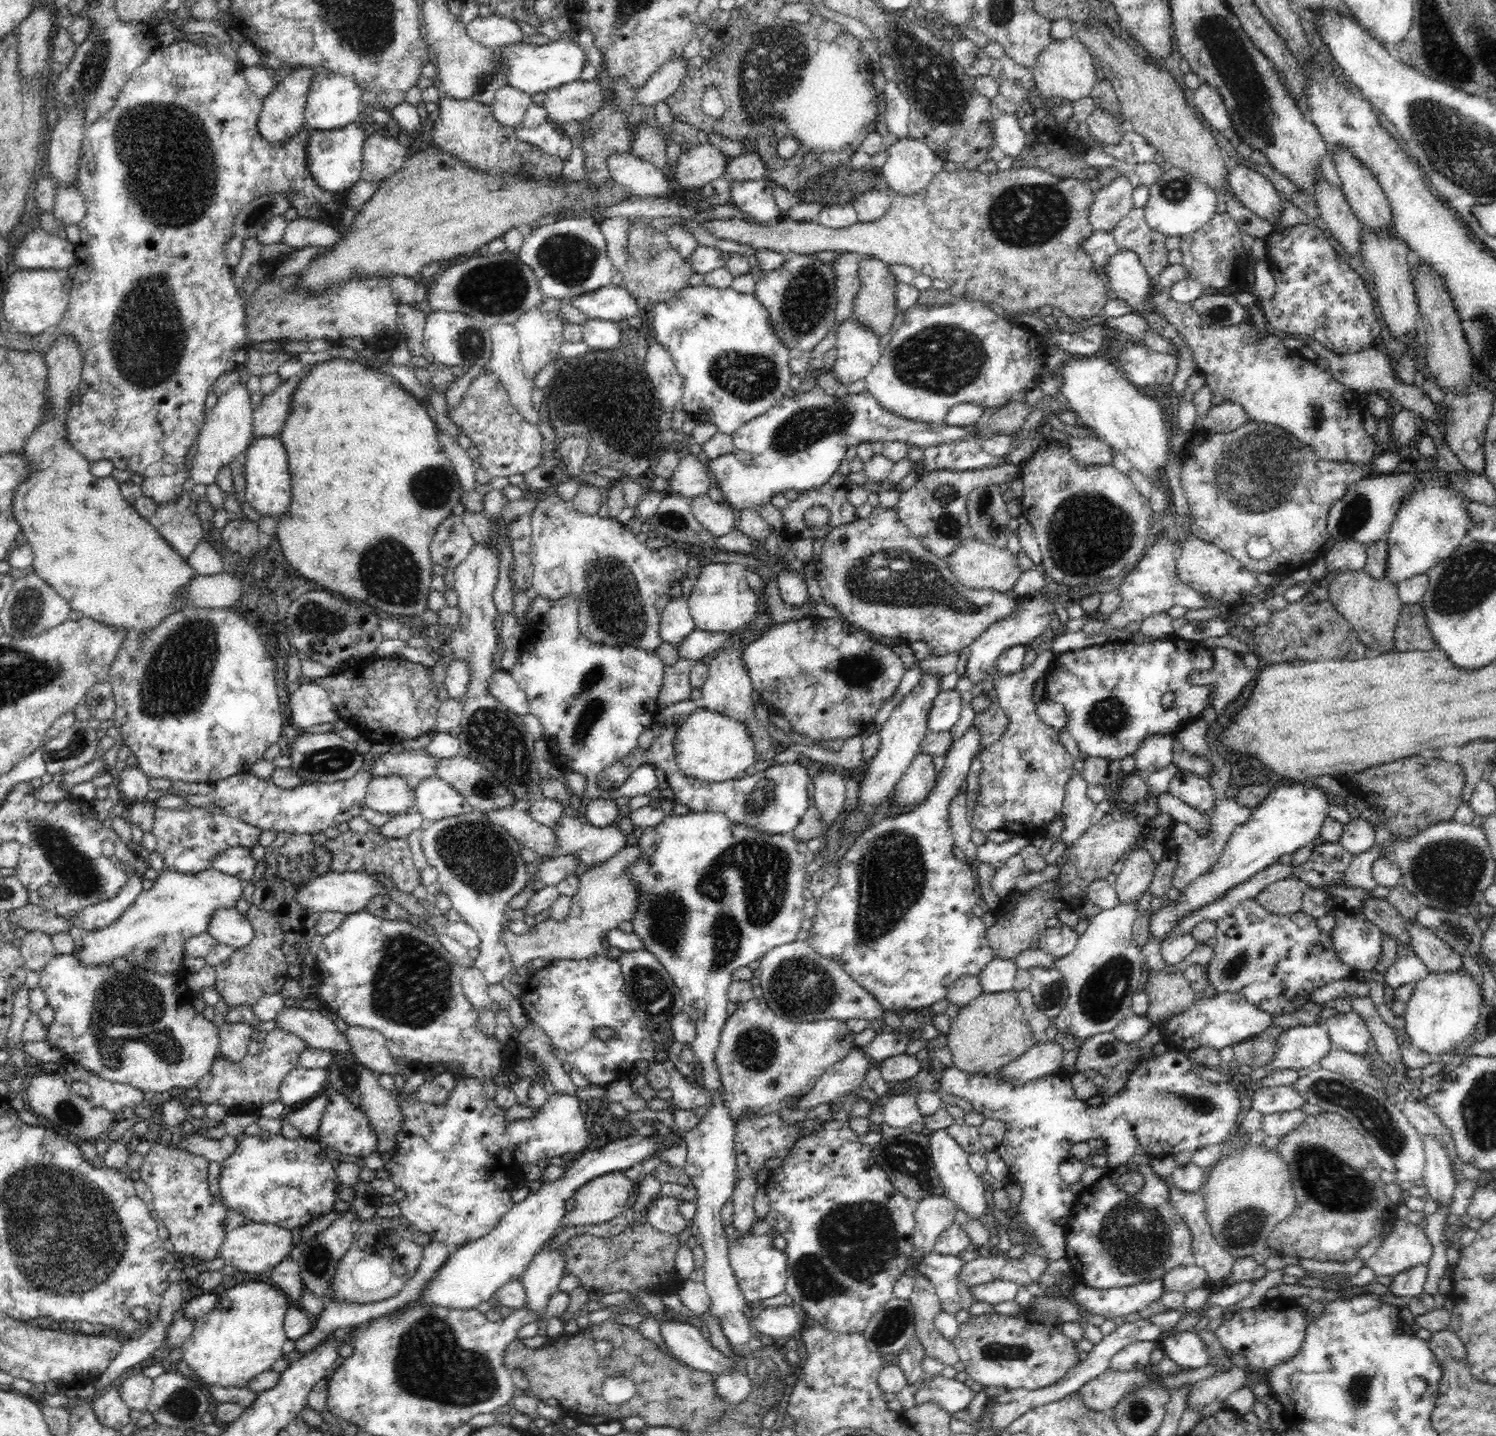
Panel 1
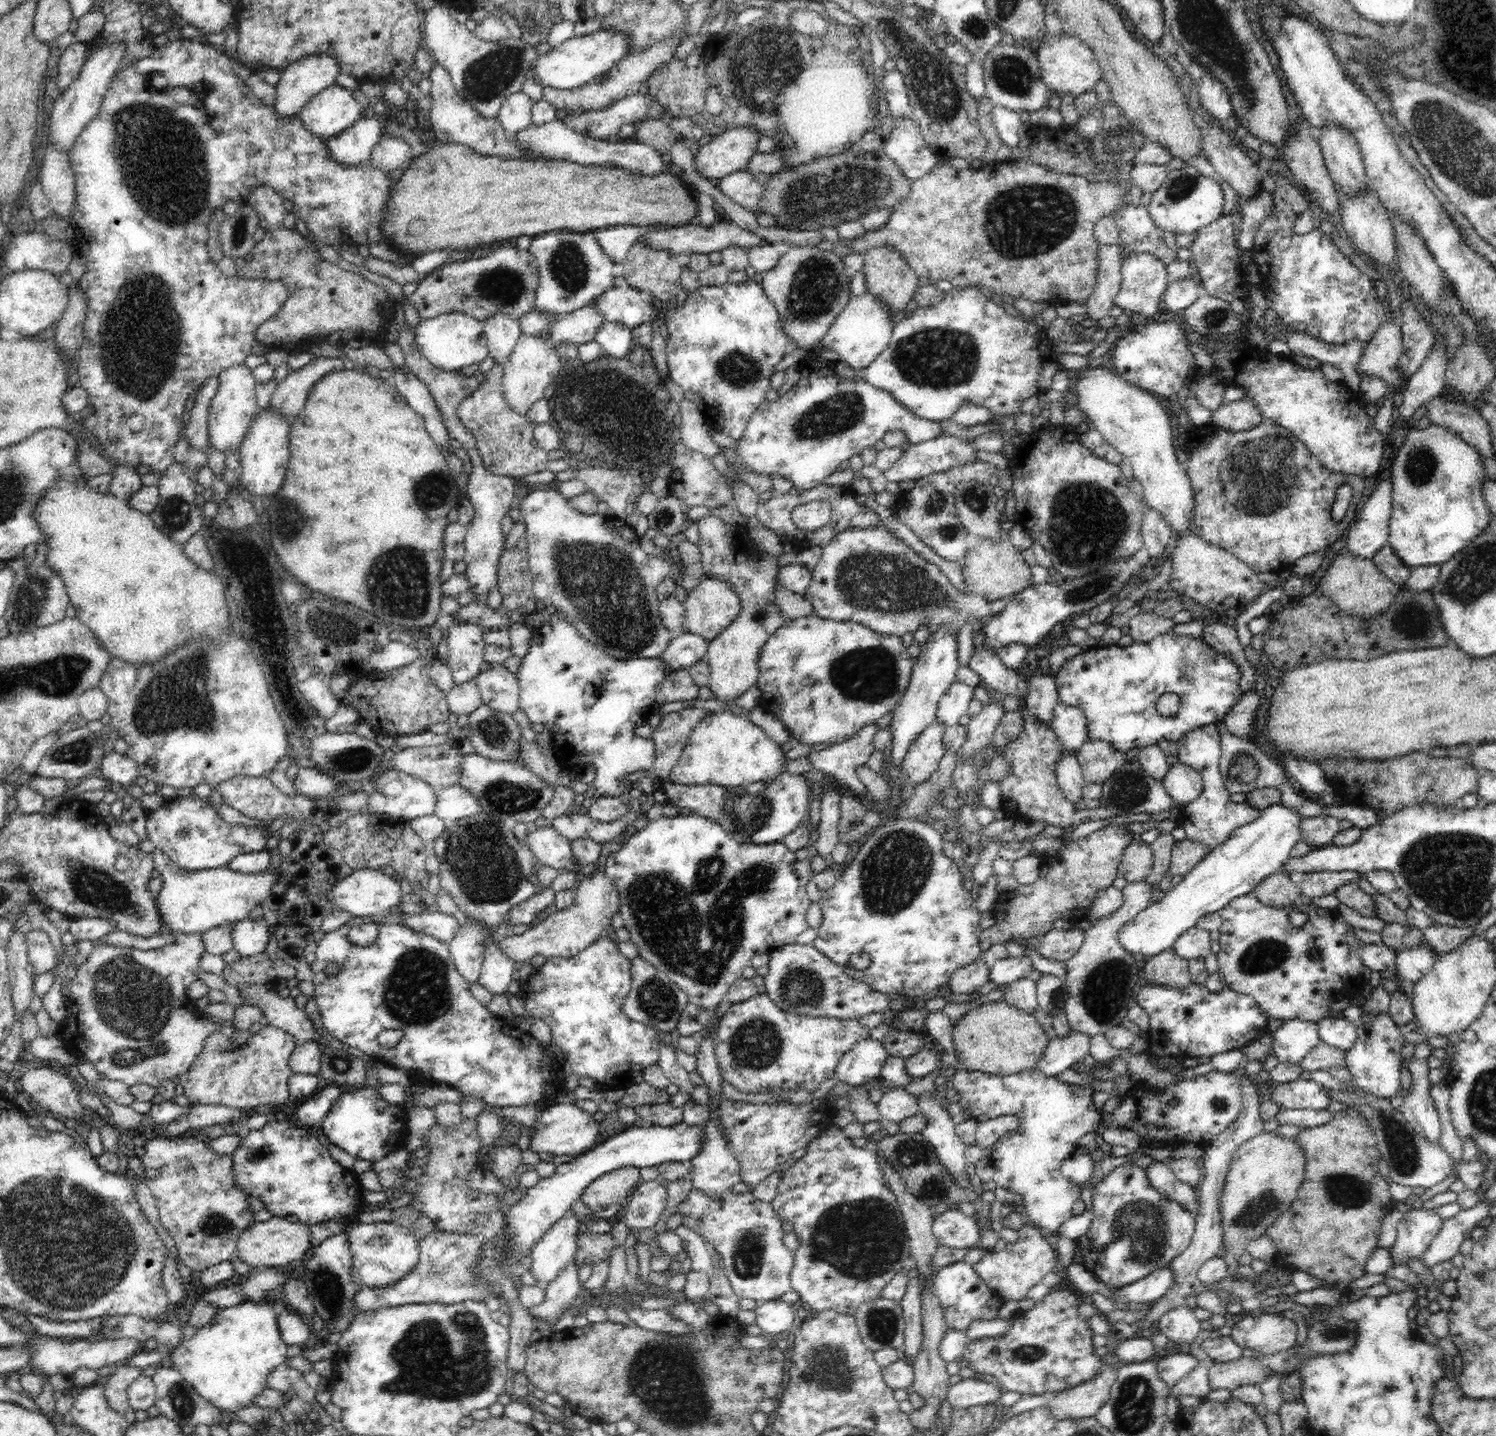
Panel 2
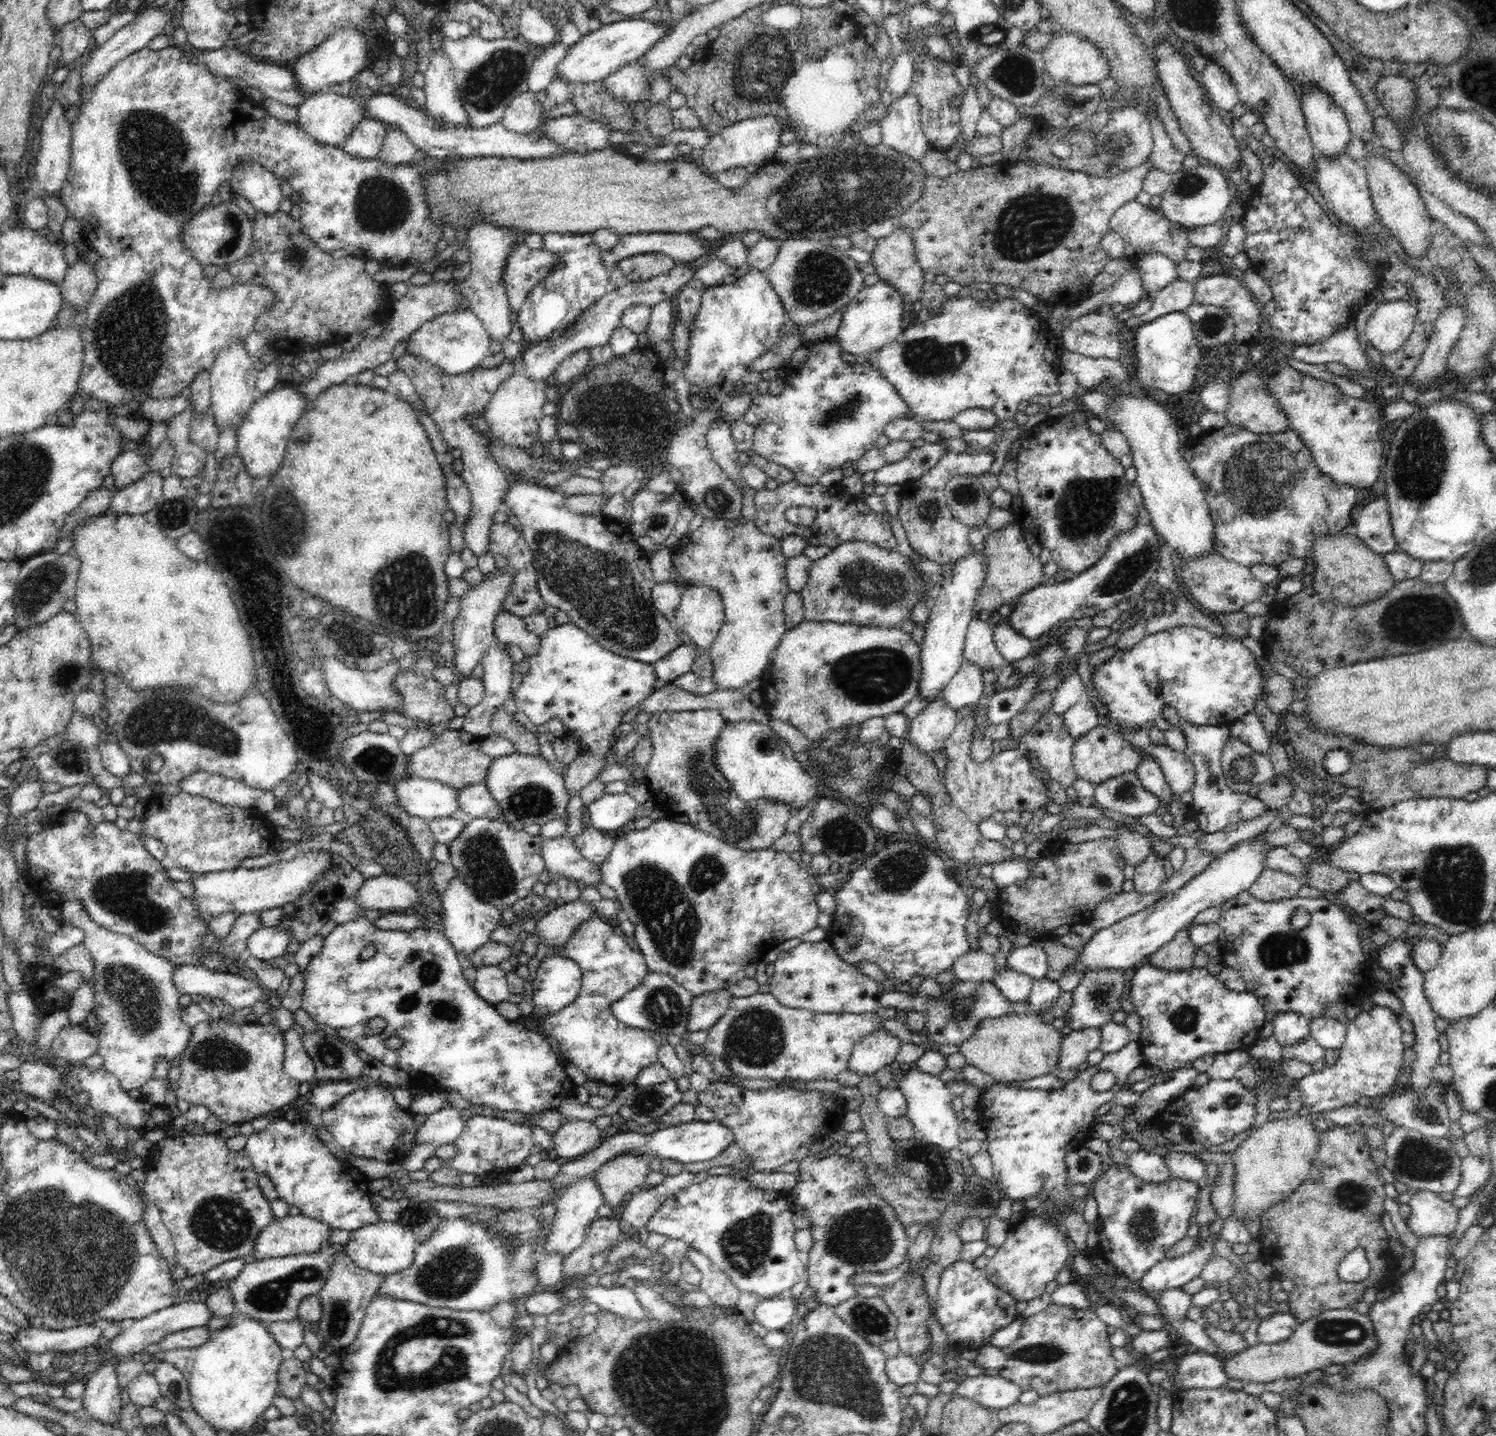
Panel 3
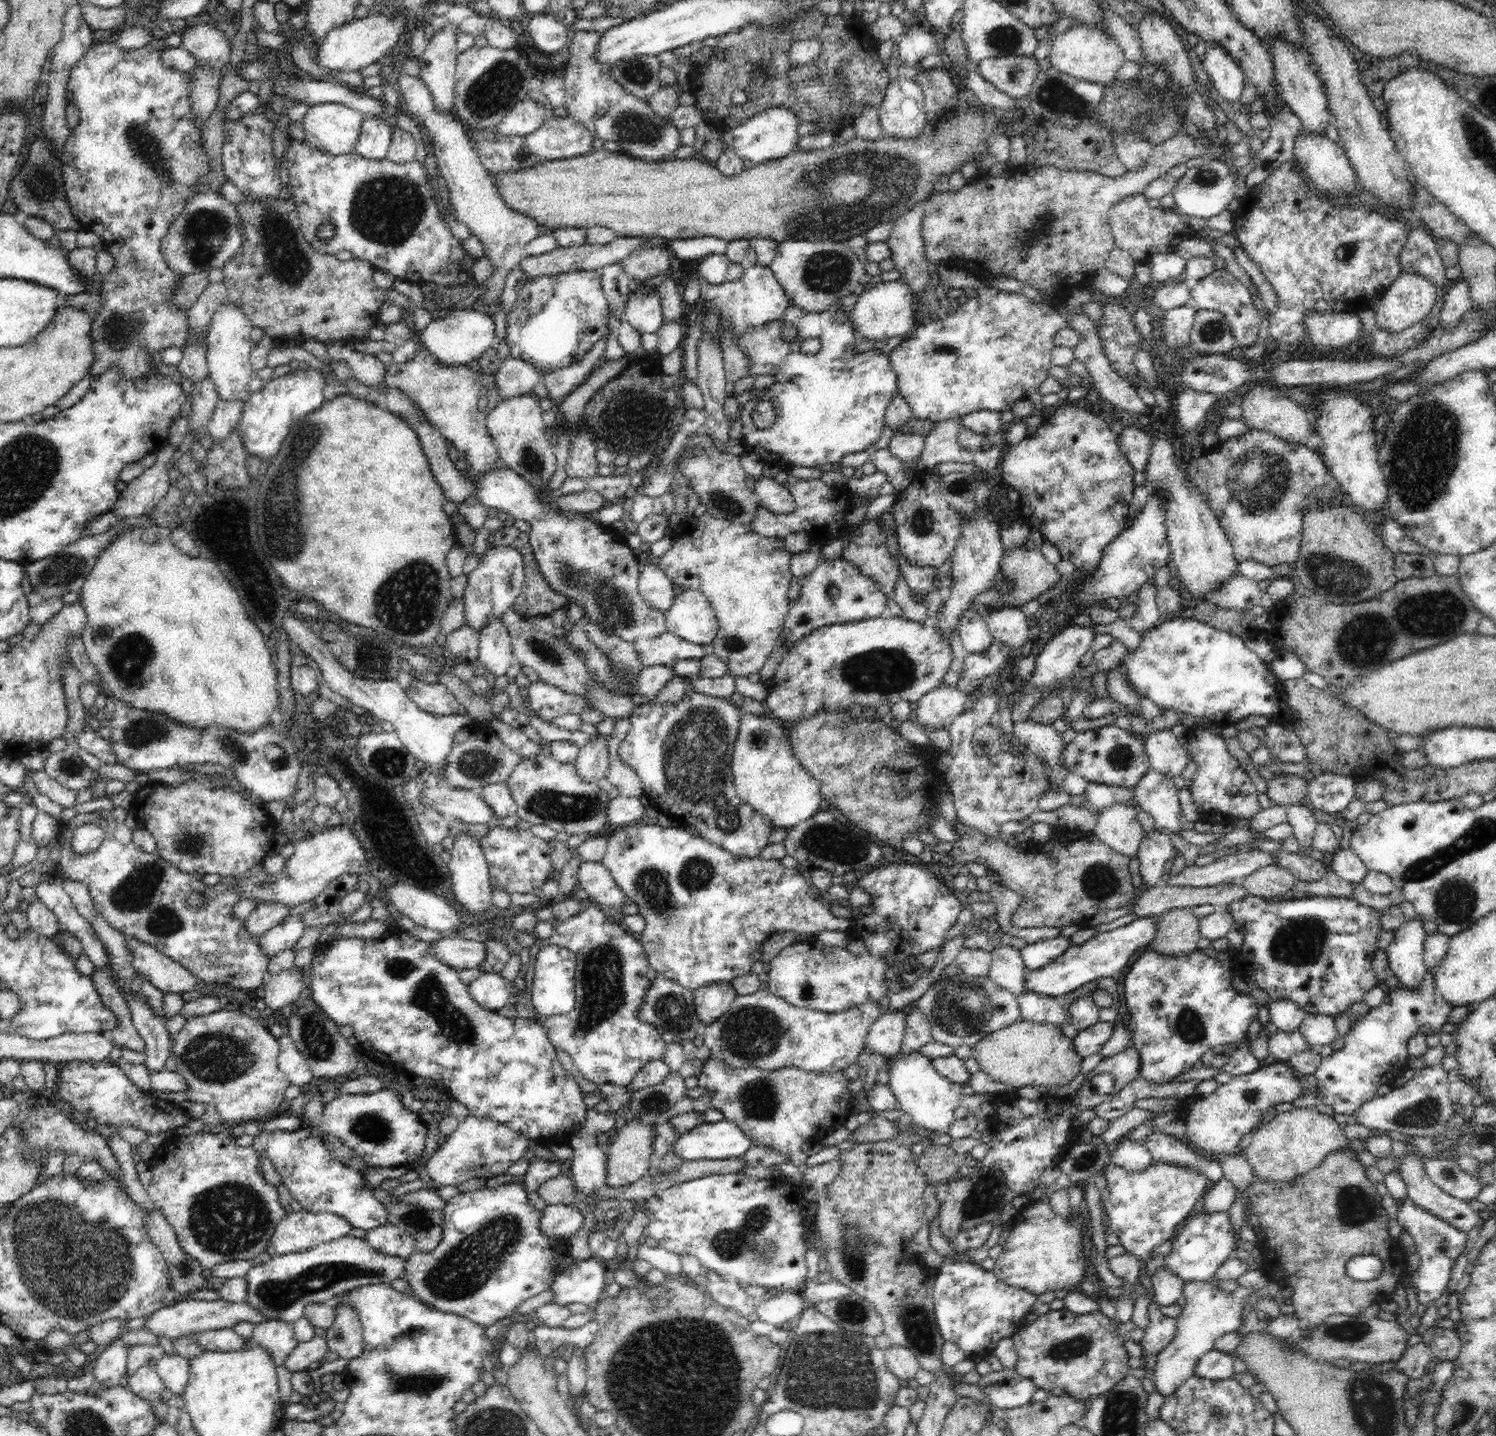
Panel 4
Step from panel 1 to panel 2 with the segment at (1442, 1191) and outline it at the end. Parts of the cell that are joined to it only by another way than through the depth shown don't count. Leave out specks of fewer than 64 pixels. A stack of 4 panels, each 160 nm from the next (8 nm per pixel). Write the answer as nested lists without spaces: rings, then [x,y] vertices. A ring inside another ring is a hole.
[[[1423,1041],[1415,1045],[1414,1054],[1408,1062],[1408,1069],[1412,1073],[1412,1090],[1403,1098],[1400,1109],[1420,1136],[1423,1136],[1428,1142],[1440,1142],[1440,1136],[1442,1136],[1440,1128],[1442,1126],[1440,1126],[1435,1101],[1430,1095],[1430,1088],[1433,1084],[1429,1081],[1428,1073],[1430,1069],[1426,1063],[1426,1058],[1432,1054],[1433,1050],[1434,1048],[1430,1049],[1428,1044]]]

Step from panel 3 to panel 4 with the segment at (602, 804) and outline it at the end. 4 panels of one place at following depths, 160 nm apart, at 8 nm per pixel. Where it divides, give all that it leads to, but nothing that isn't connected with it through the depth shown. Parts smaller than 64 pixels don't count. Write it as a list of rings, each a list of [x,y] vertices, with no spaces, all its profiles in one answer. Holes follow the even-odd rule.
[[[618,795],[609,800],[606,807],[607,824],[611,829],[619,829],[632,824],[639,824],[646,807],[639,798]]]

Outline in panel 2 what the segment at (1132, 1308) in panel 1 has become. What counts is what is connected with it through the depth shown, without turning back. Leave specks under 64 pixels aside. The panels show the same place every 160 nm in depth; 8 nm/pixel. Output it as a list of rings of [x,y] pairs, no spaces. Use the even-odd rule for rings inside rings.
[[[1170,1265],[1162,1266],[1138,1282],[1121,1286],[1117,1291],[1112,1290],[1110,1296],[1116,1302],[1124,1302],[1124,1304],[1128,1302],[1151,1303],[1164,1296],[1170,1290],[1173,1282],[1174,1273]]]

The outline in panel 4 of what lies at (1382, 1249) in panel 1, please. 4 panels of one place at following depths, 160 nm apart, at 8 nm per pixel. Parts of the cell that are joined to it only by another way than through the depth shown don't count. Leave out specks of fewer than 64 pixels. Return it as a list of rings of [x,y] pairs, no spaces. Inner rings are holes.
[[[1419,1152],[1402,1158],[1399,1172],[1407,1186],[1407,1196],[1420,1208],[1426,1208],[1460,1232],[1468,1232],[1480,1221],[1474,1206],[1446,1194],[1426,1176],[1424,1161]]]

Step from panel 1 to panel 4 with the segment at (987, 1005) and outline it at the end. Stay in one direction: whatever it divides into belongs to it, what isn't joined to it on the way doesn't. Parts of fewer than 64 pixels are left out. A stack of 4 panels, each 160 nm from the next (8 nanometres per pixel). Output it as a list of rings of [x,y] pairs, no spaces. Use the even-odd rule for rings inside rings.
[[[1024,1019],[984,1036],[972,1051],[981,1070],[996,1082],[1010,1084],[1016,1090],[1023,1086],[1064,1086],[1081,1071],[1083,1059],[1075,1052],[1073,1040],[1066,1038],[1058,1026]]]

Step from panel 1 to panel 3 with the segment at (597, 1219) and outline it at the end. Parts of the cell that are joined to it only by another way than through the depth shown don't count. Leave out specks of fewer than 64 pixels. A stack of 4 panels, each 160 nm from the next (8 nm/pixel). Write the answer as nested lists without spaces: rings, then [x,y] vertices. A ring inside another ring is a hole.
[[[618,1153],[593,1174],[606,1206],[616,1212],[622,1207],[626,1194],[634,1192],[645,1183],[651,1172],[649,1160],[639,1153]]]

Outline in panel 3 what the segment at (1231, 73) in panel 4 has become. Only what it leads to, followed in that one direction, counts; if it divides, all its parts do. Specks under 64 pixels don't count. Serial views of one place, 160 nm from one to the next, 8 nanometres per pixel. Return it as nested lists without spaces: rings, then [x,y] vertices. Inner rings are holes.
[[[1208,60],[1206,68],[1199,75],[1200,83],[1205,92],[1210,94],[1216,110],[1231,112],[1239,101],[1238,91],[1231,81],[1230,75],[1222,69],[1218,62]]]

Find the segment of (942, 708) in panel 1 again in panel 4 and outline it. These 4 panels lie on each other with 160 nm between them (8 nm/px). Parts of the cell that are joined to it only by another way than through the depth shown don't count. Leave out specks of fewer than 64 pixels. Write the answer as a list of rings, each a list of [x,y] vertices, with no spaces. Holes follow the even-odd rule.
[[[993,641],[986,652],[974,652],[964,659],[962,678],[958,680],[958,690],[975,698],[984,690],[982,679],[994,674],[1010,657],[1009,646]]]

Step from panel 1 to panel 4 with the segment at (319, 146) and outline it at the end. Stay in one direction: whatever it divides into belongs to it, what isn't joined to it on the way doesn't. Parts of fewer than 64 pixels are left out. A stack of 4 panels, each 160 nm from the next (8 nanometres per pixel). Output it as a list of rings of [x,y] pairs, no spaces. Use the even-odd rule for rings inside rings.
[[[365,118],[354,151],[368,160],[386,159],[392,133],[393,123],[389,119]]]

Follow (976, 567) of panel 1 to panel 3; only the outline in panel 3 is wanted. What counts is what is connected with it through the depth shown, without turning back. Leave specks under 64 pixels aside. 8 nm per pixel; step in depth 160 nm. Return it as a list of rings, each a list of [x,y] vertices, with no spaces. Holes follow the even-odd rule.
[[[1016,523],[992,531],[989,536],[986,536],[983,552],[984,557],[987,557],[987,575],[975,598],[978,611],[998,610],[1000,606],[1008,603],[1013,605],[1020,595],[1041,584],[1043,564],[1031,554],[1026,542],[1027,537],[1023,528]]]

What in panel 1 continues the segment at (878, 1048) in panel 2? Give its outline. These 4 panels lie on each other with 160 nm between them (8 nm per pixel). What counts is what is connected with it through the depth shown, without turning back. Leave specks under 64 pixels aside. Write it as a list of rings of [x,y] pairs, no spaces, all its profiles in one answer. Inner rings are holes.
[[[855,1045],[842,1060],[828,1067],[810,1092],[797,1098],[796,1106],[808,1111],[824,1102],[833,1102],[858,1088],[872,1063],[862,1046]]]

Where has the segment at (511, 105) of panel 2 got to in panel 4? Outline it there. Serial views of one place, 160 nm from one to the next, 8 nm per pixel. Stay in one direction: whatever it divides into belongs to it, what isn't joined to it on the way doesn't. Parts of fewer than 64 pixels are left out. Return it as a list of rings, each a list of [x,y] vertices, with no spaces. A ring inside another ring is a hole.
[[[529,96],[516,101],[514,108],[497,124],[498,132],[506,136],[520,136],[533,133],[545,120],[544,105]]]

